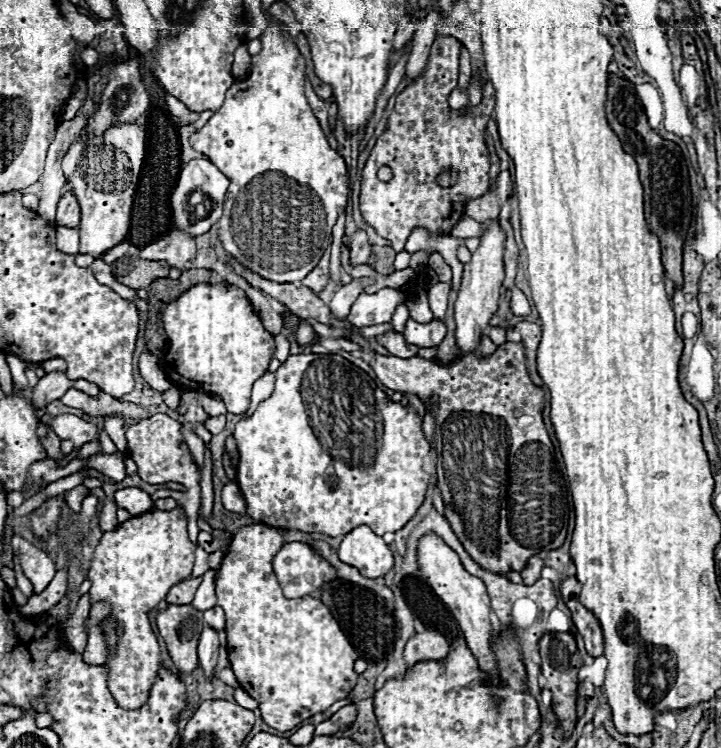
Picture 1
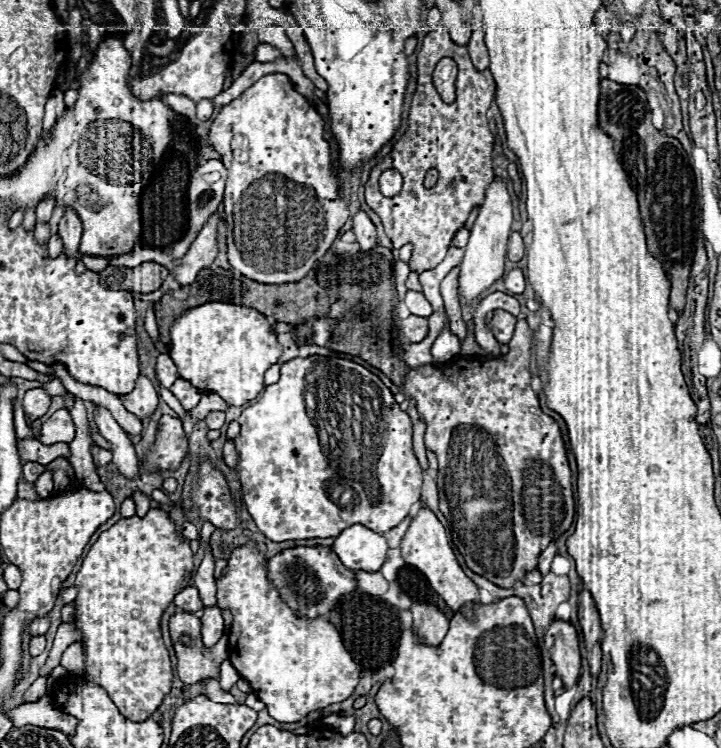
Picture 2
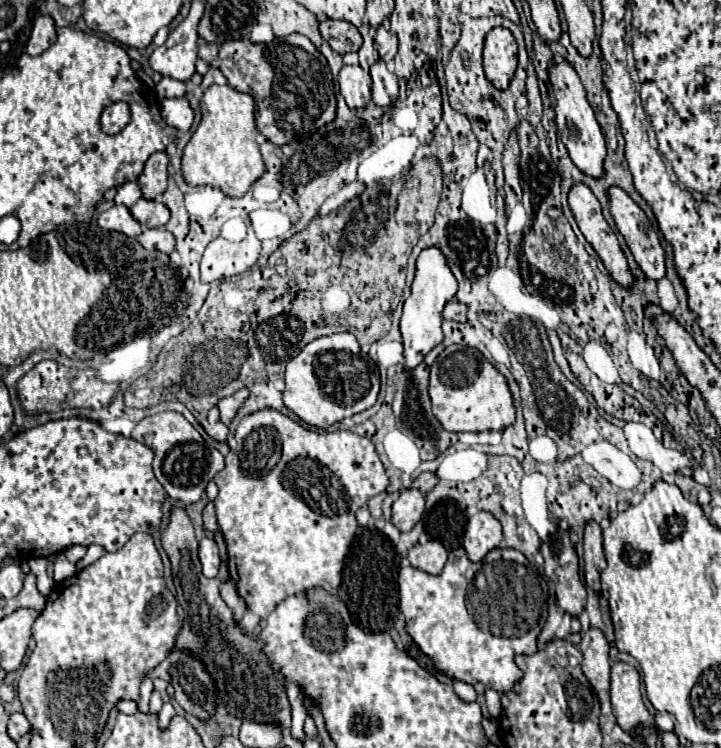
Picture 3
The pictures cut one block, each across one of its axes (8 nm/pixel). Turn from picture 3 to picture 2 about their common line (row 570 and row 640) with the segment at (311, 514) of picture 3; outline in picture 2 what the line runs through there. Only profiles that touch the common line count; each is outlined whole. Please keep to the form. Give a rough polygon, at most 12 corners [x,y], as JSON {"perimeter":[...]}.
{"perimeter":[[254,544],[216,582],[230,662],[278,722],[360,680],[338,630],[298,618]]}

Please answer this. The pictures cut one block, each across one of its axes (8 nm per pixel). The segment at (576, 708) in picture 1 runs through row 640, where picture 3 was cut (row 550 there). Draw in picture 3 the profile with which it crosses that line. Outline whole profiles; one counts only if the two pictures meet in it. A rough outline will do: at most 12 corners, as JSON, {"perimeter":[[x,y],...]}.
{"perimeter":[[568,532],[542,542],[544,570],[558,606],[580,616],[586,588]]}

